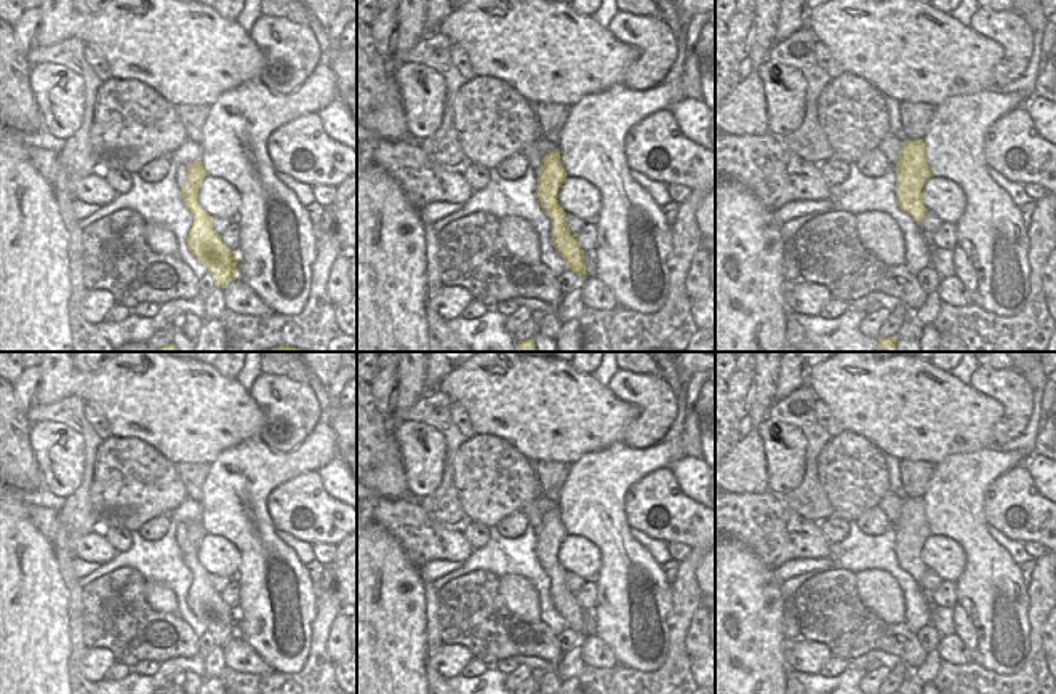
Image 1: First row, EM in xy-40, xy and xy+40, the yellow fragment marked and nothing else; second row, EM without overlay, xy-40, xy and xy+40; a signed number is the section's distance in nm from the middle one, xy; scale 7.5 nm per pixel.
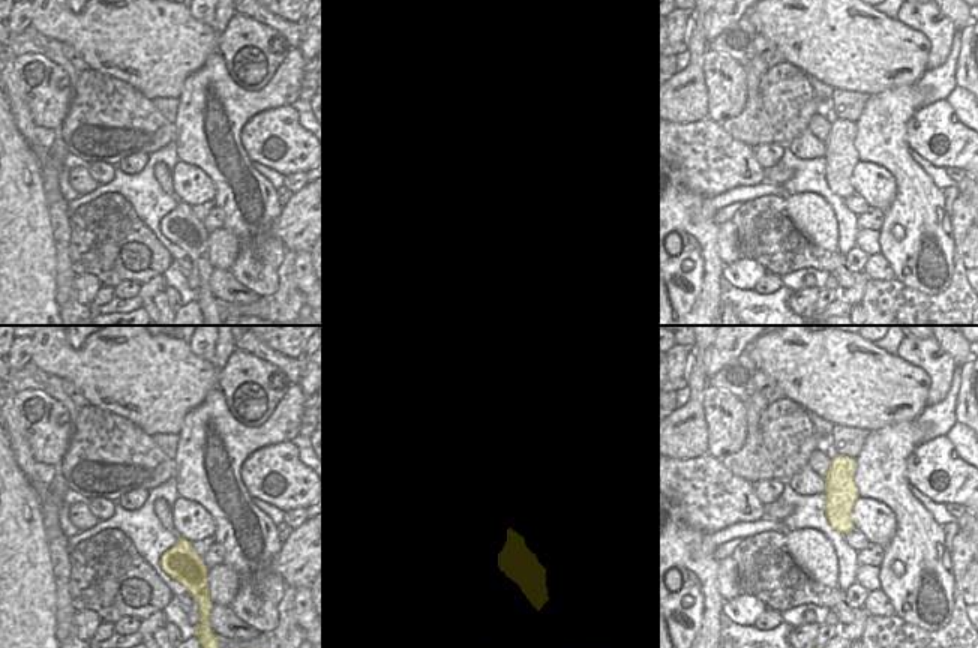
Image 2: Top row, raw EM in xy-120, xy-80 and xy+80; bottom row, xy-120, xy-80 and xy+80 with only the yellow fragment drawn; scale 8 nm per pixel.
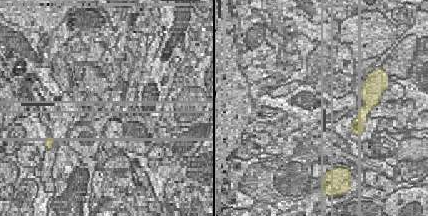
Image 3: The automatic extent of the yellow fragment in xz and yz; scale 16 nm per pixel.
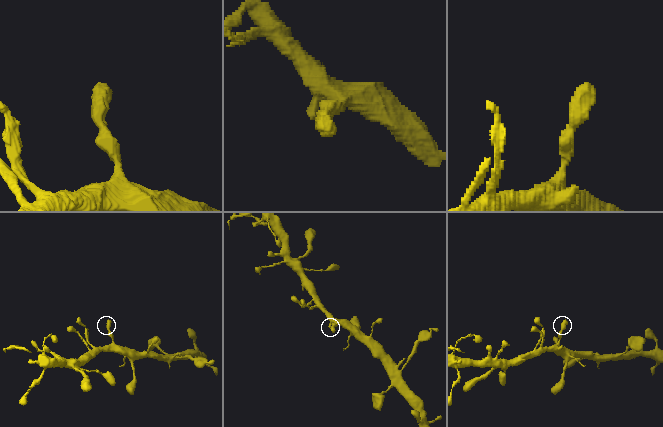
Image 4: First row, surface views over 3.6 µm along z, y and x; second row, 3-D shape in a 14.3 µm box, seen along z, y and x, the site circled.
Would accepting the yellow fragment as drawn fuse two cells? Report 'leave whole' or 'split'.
leave whole

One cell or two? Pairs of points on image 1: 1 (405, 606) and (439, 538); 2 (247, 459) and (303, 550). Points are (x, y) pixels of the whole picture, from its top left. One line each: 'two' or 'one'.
1: two
2: two

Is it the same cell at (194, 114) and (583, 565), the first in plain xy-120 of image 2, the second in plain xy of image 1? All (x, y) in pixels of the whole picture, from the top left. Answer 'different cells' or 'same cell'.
different cells

